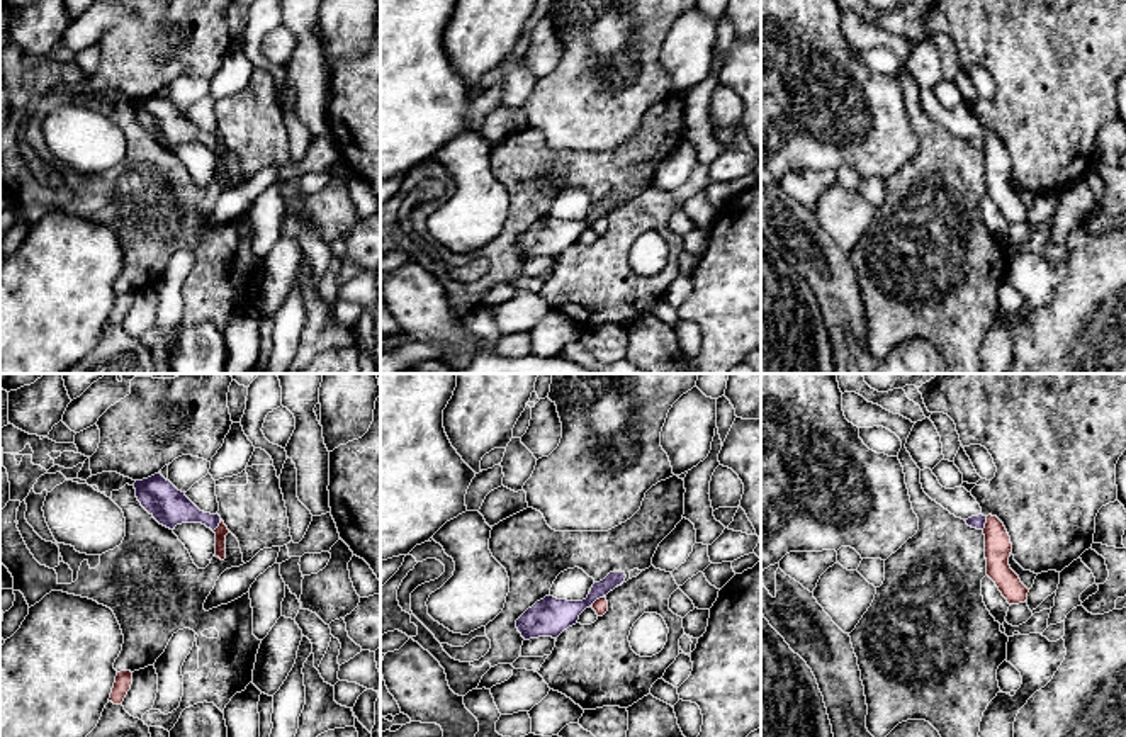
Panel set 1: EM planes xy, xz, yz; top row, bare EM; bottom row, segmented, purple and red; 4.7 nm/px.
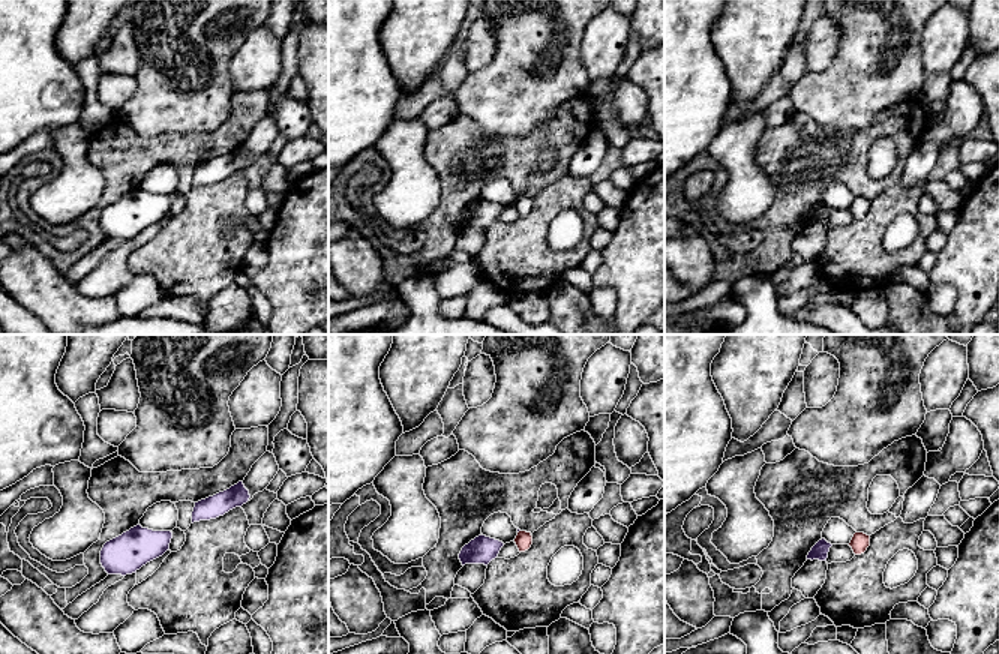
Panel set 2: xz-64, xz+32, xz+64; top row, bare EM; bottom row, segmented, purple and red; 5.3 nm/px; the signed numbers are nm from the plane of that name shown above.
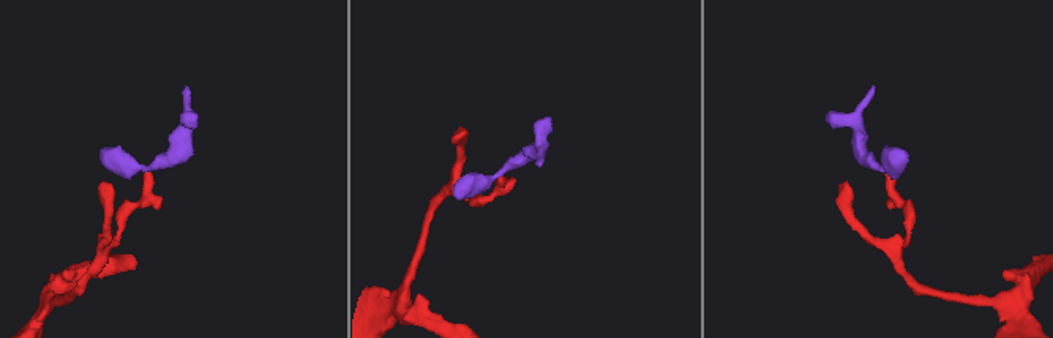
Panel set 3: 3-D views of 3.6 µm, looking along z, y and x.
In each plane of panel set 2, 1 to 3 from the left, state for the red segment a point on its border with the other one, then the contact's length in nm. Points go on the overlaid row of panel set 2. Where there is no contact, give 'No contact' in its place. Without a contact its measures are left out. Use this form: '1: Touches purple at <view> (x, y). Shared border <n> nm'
1: No contact
2: No contact
3: No contact

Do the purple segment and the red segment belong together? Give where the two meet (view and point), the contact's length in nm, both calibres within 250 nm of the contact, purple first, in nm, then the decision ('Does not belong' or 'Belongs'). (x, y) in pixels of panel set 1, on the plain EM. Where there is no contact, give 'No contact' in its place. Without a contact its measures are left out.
Touches purple at xz (596, 218). Shared border 90 nm. Thickness 190 nm (purple) against 70 nm. Does not belong

